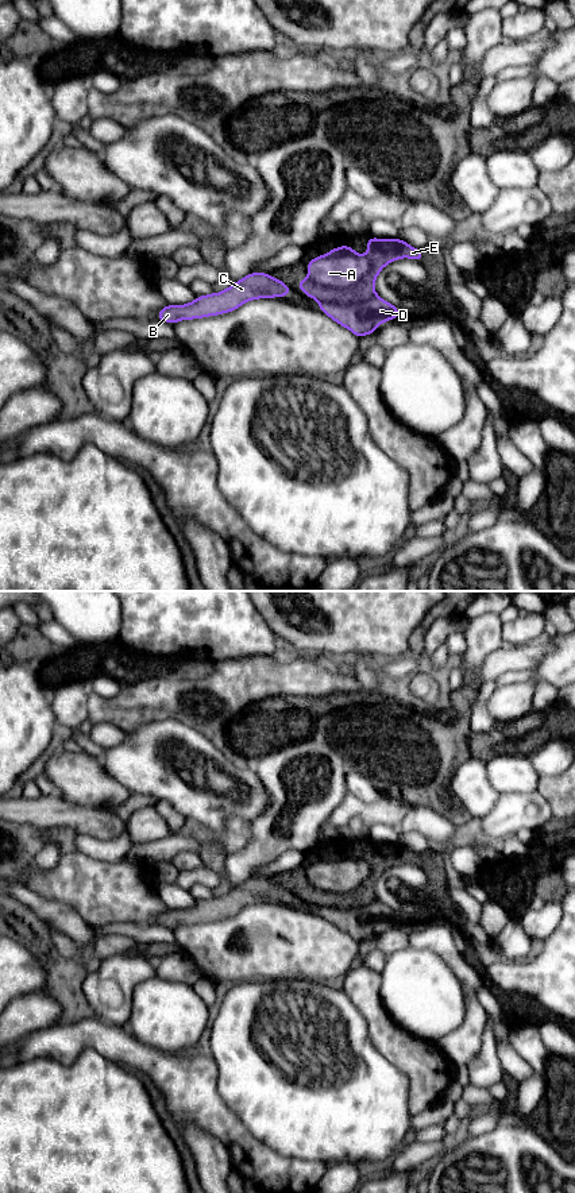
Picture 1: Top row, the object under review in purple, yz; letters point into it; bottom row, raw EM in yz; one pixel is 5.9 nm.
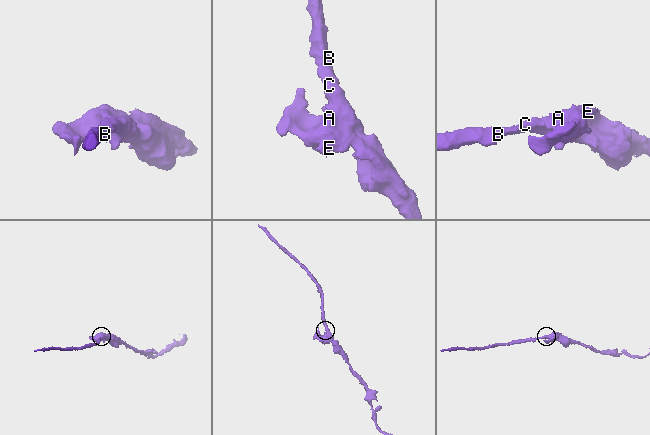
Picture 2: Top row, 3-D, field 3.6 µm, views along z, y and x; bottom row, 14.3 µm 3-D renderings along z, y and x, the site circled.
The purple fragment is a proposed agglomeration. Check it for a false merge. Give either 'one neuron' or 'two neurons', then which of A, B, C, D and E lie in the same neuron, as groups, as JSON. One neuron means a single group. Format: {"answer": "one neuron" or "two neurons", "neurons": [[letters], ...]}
{"answer": "two neurons", "neurons": [["A", "B", "C", "D"], ["E"]]}

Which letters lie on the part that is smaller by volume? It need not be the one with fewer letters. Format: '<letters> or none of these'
E

